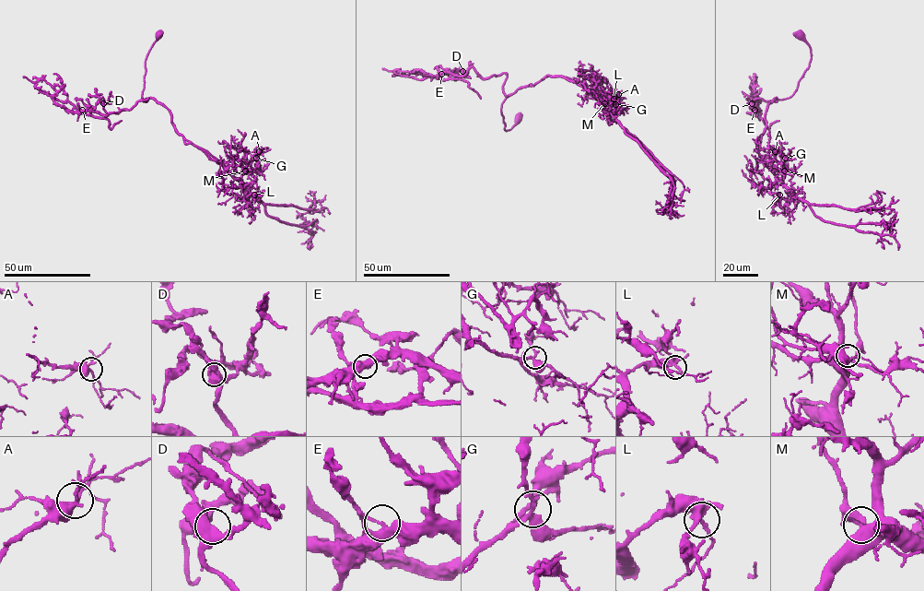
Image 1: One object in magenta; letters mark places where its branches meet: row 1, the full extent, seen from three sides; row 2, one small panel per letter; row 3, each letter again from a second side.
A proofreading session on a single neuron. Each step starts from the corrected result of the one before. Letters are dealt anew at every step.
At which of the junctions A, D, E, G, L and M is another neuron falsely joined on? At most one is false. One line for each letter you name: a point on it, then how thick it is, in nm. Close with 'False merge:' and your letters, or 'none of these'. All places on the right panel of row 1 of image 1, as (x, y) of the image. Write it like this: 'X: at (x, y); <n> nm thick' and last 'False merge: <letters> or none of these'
E: at (754, 110); 340 nm thick
False merge: E

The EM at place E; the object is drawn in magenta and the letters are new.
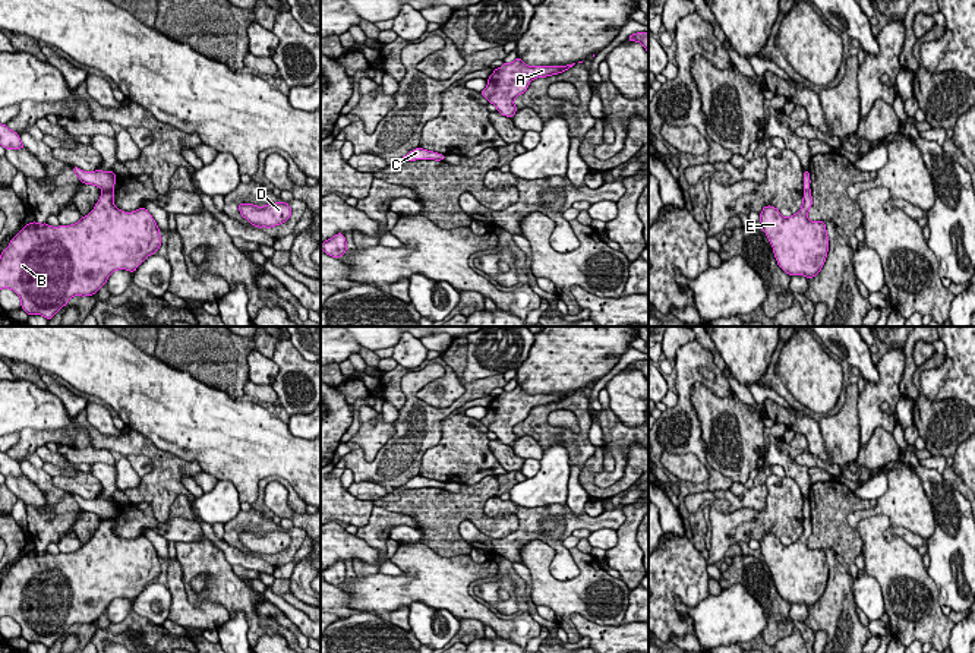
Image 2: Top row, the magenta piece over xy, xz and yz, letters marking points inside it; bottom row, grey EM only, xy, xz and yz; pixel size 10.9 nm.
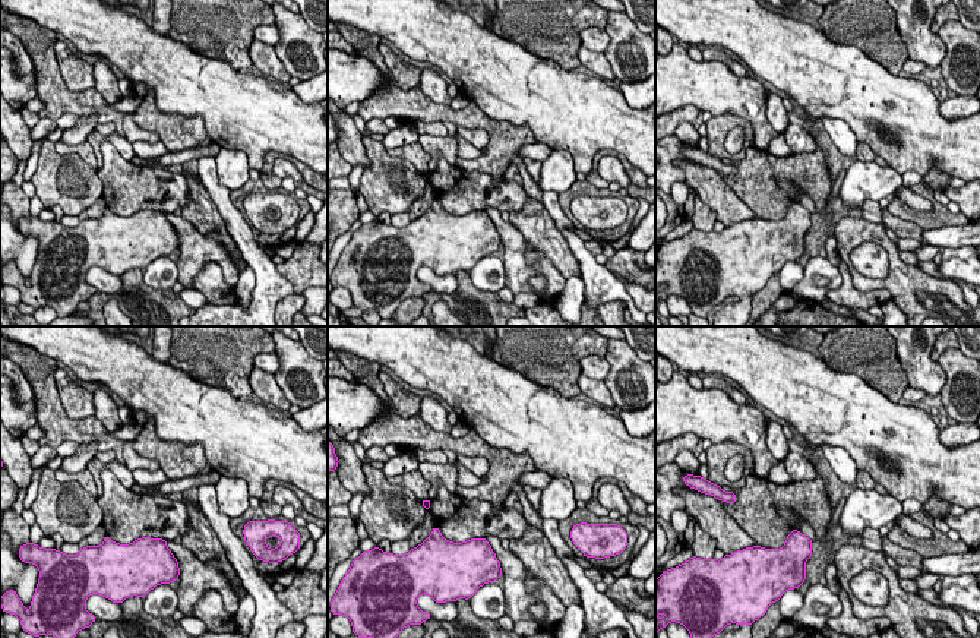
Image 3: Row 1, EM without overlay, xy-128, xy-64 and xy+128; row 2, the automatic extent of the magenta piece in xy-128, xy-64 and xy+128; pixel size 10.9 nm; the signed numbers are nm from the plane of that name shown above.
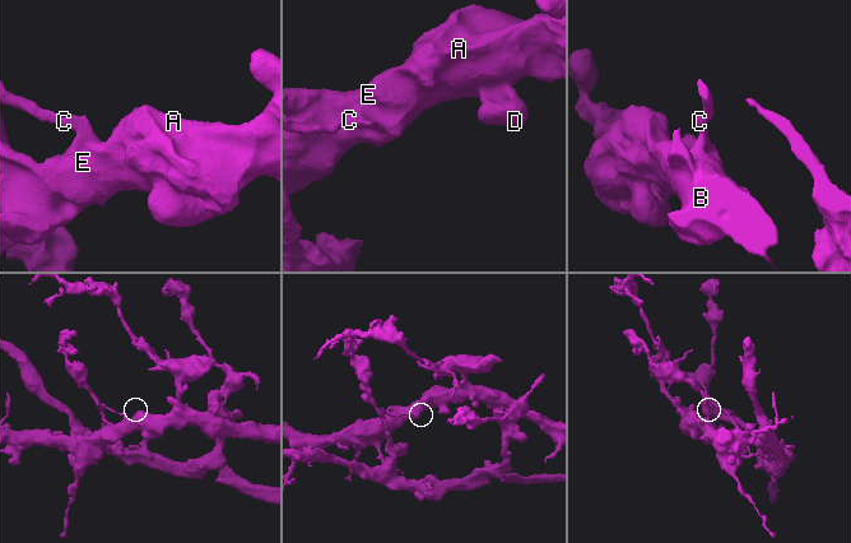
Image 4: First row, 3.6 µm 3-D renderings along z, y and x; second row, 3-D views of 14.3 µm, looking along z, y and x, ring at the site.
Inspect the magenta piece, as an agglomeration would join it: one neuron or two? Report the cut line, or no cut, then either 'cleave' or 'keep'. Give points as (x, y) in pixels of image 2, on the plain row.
xy (110, 499), (110, 513), (103, 519) | cleave

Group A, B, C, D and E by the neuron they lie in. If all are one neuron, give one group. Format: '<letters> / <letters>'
A B D E / C

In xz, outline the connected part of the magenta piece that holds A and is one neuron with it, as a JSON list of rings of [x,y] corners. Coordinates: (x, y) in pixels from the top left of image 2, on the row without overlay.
[[[520,385],[512,391],[504,391],[495,397],[488,407],[488,413],[480,419],[496,438],[507,445],[517,439],[514,428],[524,422],[533,407],[546,406],[571,397],[575,391],[567,394],[527,394]]]

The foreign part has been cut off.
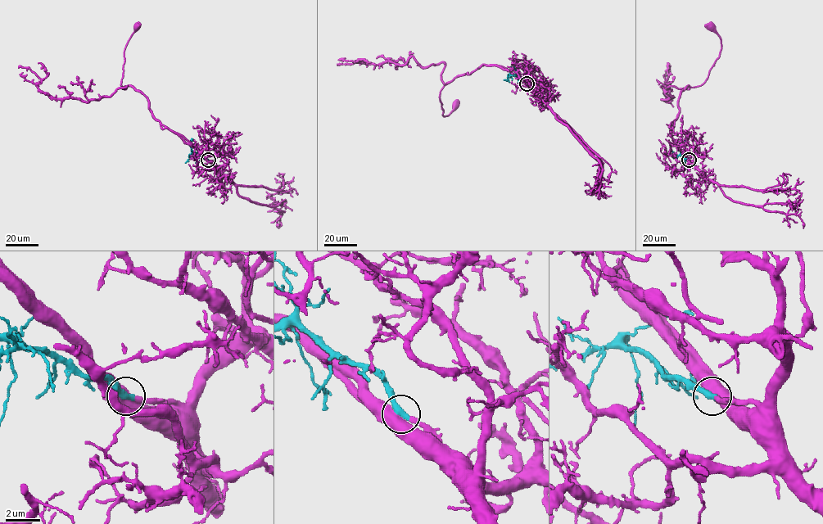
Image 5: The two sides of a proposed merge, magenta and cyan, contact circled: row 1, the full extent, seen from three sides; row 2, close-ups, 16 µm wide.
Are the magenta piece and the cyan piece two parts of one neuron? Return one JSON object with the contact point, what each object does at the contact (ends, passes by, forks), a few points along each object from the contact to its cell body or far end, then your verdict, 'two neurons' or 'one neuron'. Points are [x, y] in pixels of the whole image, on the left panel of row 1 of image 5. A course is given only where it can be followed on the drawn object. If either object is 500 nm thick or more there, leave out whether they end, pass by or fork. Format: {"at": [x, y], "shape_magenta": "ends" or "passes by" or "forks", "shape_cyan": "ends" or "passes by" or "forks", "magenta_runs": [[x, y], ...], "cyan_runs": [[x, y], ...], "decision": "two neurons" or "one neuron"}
{"at": [208, 160], "magenta_runs": [[208, 160], [155, 117], [149, 100], [140, 92], [129, 86], [122, 86], [124, 51], [137, 26]], "cyan_runs": [[208, 160], [192, 152], [190, 142], [193, 140]], "decision": "one neuron"}

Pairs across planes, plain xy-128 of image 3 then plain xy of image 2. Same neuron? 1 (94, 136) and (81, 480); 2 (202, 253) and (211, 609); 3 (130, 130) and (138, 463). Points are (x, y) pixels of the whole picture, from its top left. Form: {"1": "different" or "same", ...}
{"1": "different", "2": "same", "3": "same"}

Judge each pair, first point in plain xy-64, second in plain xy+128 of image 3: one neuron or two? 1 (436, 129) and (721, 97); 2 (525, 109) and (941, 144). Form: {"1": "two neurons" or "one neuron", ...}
{"1": "one neuron", "2": "one neuron"}

